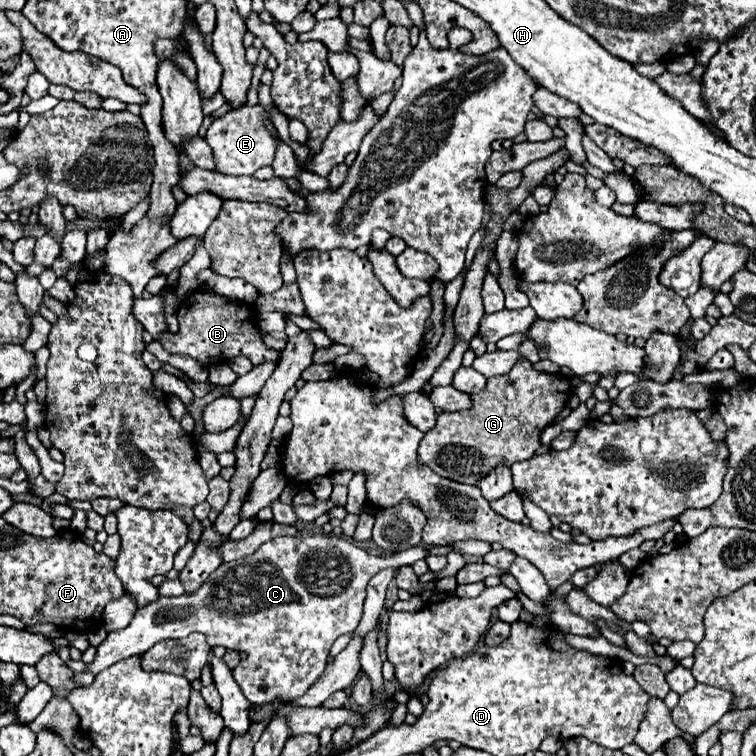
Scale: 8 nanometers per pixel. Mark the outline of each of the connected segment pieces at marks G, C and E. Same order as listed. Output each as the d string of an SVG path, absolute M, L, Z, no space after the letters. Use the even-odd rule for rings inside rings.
M523 358L509 374L489 378L481 392L471 394L471 408L441 412L435 428L425 434L419 444L419 460L439 476L465 484L477 484L497 466L511 466L533 458L541 446L543 430L559 418L569 398L569 378L539 372Z
M301 530L301 536L285 536L265 542L249 558L241 558L233 564L221 564L207 582L195 594L183 594L177 598L159 598L157 602L139 608L131 624L123 630L109 632L109 636L99 644L95 658L87 664L87 670L73 676L77 686L93 684L95 676L123 658L147 652L161 640L185 638L191 632L203 632L211 646L223 646L229 650L245 650L247 659L232 670L243 696L251 704L273 704L275 700L293 702L303 696L323 674L329 650L333 642L357 628L363 614L363 600L367 582L383 568L399 568L403 564L413 564L415 560L427 558L423 546L405 550L391 556L373 556L363 548L355 546L343 536L325 536Z
M245 104L213 120L213 124L209 126L205 134L205 142L211 144L215 172L229 174L229 176L243 176L243 174L251 176L255 170L263 166L271 166L273 156L275 156L275 140L263 126L265 114L267 112L261 104L255 108Z

